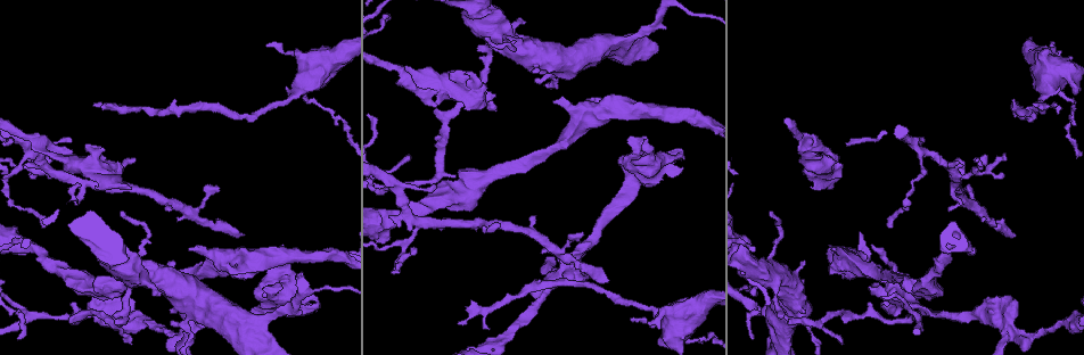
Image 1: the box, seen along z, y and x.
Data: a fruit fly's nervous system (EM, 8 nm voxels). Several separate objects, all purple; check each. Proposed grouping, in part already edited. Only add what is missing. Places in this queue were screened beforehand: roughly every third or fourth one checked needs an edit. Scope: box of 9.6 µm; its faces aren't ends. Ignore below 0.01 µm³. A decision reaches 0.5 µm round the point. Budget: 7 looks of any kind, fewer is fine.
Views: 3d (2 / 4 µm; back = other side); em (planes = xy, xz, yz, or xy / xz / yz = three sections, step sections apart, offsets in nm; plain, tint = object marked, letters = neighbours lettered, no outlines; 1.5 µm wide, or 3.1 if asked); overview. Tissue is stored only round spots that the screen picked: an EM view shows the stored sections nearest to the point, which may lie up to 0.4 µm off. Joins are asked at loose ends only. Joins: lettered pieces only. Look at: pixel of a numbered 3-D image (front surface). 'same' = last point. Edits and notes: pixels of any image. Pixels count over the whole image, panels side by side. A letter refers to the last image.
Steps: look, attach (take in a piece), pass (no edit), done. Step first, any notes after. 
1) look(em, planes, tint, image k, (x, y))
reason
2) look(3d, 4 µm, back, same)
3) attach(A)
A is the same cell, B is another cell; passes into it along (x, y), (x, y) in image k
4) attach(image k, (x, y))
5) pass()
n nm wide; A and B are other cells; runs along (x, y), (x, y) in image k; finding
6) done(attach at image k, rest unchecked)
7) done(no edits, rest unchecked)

look(3d, 2 µm, back, image 1, (553, 100))
free end

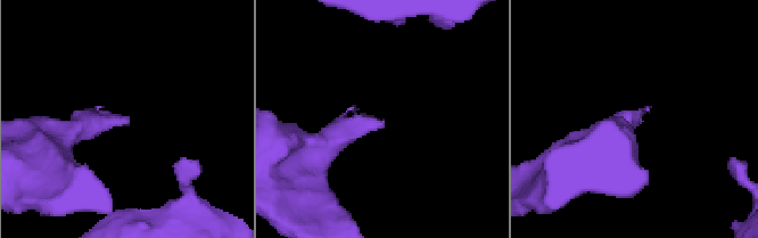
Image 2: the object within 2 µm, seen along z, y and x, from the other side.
look(em, planes, letters, image 2, (384, 121))

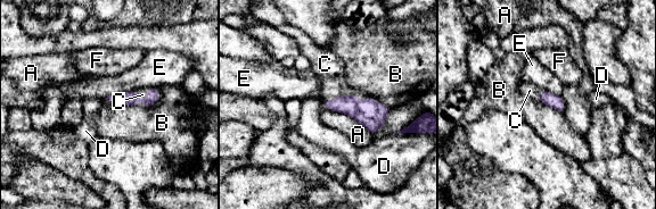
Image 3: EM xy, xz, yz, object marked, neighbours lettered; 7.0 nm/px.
attach(C)
A touches over 400 nm; C is the same cell, A, B, D, E and F are other cells; the cell continues

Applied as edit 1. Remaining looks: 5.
look(overview)
redraw

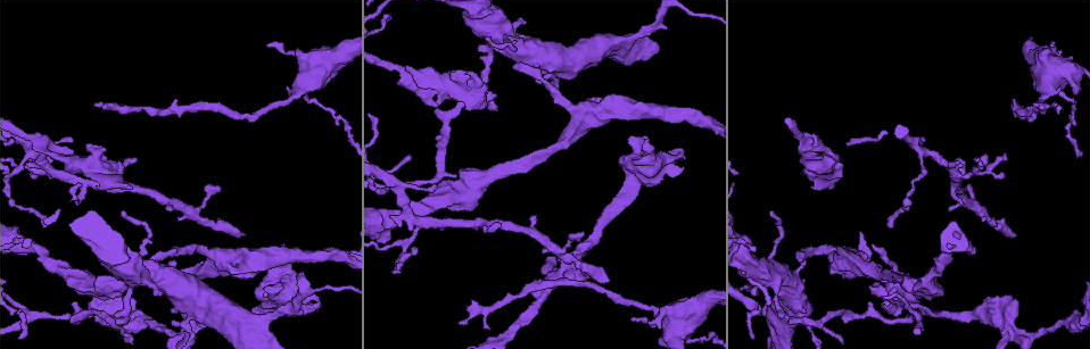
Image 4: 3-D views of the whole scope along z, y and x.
look(3d, 2 µm, image 4, (830, 188))
free end

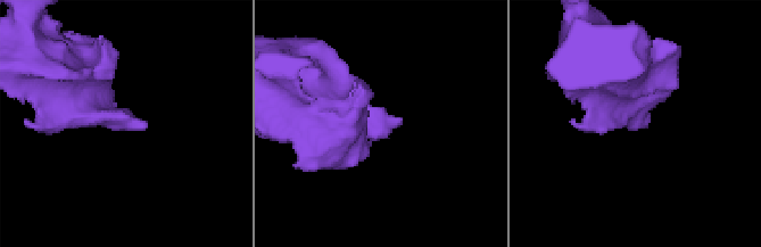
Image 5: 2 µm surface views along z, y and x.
look(em, planes, letters, image 5, (631, 125))

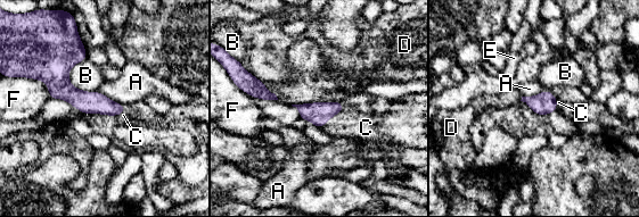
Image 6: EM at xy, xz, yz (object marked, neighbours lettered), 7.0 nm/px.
attach(C)
C is the same cell, A, B, D, E and F are other cells; passes into it along (318, 113), (330, 117), (365, 126) in image 6; it goes on there

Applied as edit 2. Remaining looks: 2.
look(em, planes, letters, image 4, (609, 281))
branch stops here

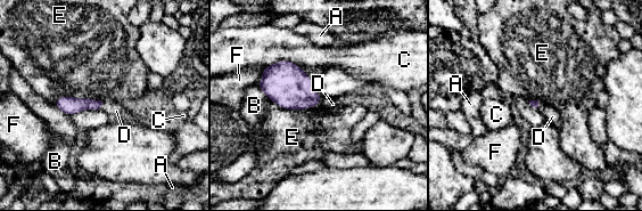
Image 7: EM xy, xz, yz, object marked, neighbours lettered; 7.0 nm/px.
attach(D)
D is the same cell, A, B, C, E and F are other cells; it goes on there

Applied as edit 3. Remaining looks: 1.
done(attach at image 3, attach at image 6, attach at image 7, rest unchecked)

